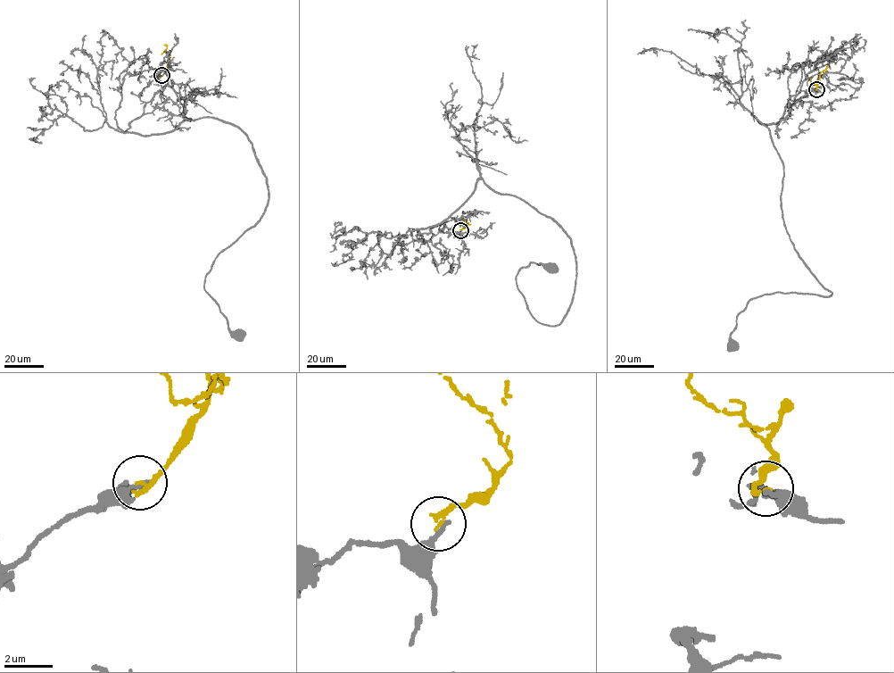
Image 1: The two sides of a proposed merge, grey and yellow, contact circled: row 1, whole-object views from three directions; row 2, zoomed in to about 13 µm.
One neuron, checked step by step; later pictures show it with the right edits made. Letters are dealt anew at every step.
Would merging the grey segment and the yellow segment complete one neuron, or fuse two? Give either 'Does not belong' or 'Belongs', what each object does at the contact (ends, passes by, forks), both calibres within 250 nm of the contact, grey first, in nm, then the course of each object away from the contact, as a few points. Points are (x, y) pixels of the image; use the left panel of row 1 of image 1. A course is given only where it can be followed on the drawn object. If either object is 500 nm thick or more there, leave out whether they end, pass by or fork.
Does not belong. At the ring grey ends. At the ring yellow ends. Thickness 190 nm (grey) against 240 nm. Course of grey: (161, 75), (119, 128), (160, 134), (213, 117), (246, 136), (266, 177), (260, 220), (204, 281), (238, 334). Course of yellow: (161, 75), (170, 61), (165, 50), (167, 45), (164, 45)

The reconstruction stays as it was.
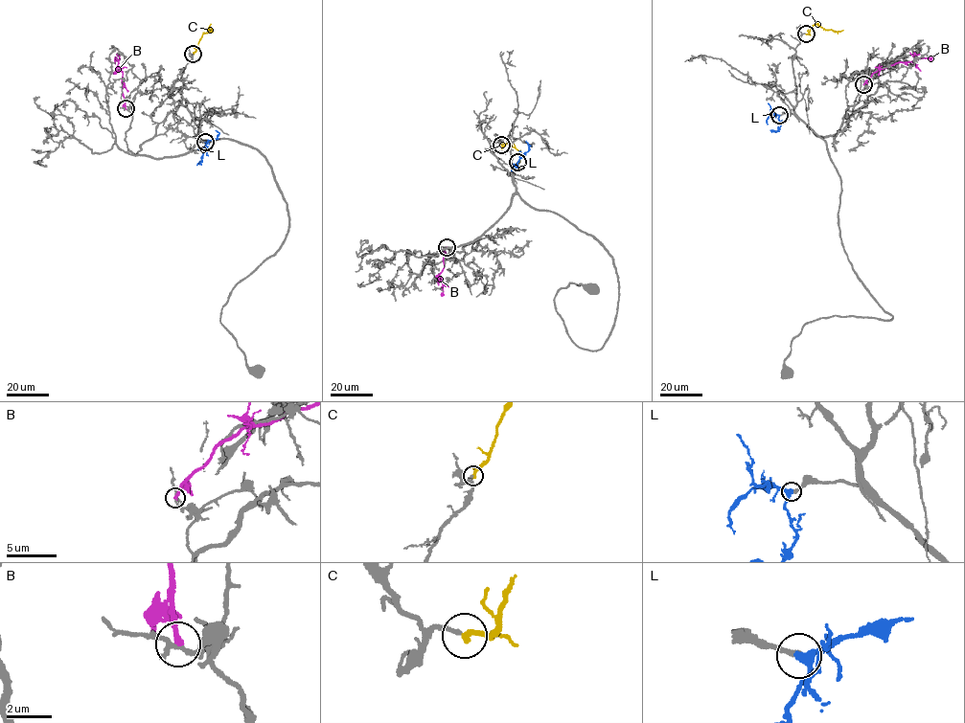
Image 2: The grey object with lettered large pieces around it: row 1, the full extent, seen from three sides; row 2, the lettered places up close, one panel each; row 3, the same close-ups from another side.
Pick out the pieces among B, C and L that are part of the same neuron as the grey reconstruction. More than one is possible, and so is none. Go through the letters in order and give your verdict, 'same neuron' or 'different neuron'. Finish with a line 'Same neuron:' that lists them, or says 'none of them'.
B: different neuron
C: different neuron
L: same neuron
Same neuron: L

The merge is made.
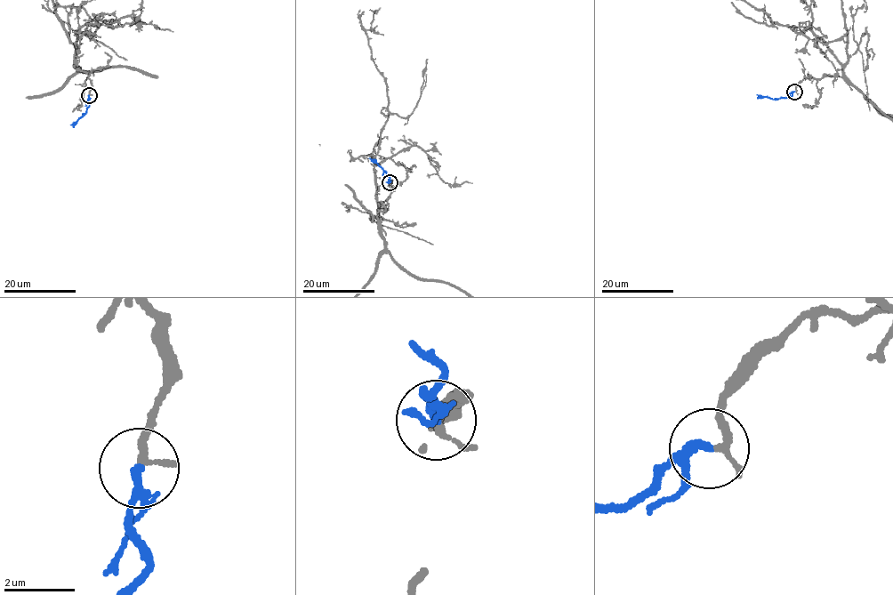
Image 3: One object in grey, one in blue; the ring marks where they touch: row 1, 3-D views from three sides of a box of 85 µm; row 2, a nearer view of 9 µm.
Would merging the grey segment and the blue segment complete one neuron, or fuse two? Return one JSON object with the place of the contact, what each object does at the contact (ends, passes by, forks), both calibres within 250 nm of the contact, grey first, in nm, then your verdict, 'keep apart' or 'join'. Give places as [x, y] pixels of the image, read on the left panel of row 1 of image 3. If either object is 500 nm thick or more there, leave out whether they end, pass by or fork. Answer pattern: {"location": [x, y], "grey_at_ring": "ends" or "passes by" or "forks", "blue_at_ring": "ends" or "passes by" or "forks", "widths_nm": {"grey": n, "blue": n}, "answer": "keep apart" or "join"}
{"location": [89, 95], "grey_at_ring": "passes by", "blue_at_ring": "passes by", "widths_nm": {"grey": 160, "blue": 200}, "answer": "join"}

